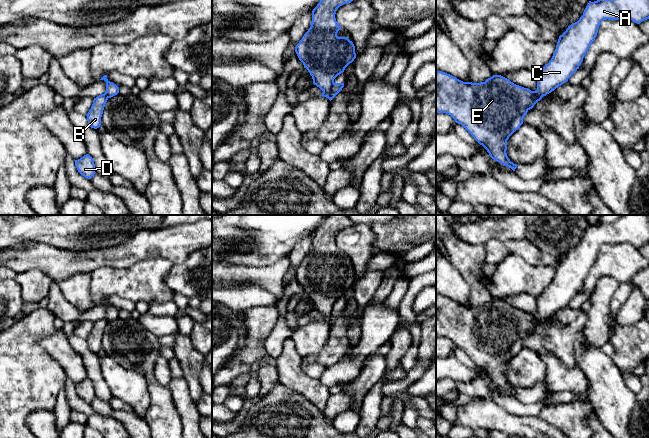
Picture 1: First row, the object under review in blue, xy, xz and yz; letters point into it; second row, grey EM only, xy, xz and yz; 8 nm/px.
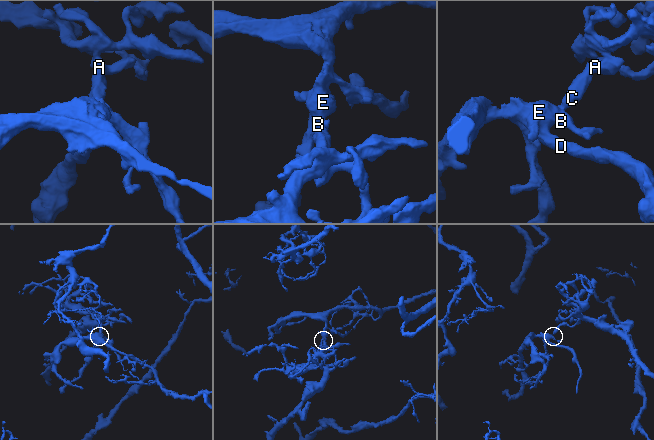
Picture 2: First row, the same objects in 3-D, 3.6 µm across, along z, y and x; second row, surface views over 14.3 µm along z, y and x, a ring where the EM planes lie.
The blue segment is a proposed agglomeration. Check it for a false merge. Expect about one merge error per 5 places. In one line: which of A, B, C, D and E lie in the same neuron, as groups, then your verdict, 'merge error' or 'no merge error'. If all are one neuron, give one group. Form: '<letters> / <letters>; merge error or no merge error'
A C / B D E; merge error

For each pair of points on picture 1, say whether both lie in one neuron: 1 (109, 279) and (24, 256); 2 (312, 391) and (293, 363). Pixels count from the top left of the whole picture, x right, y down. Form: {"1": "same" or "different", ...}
{"1": "different", "2": "same"}

